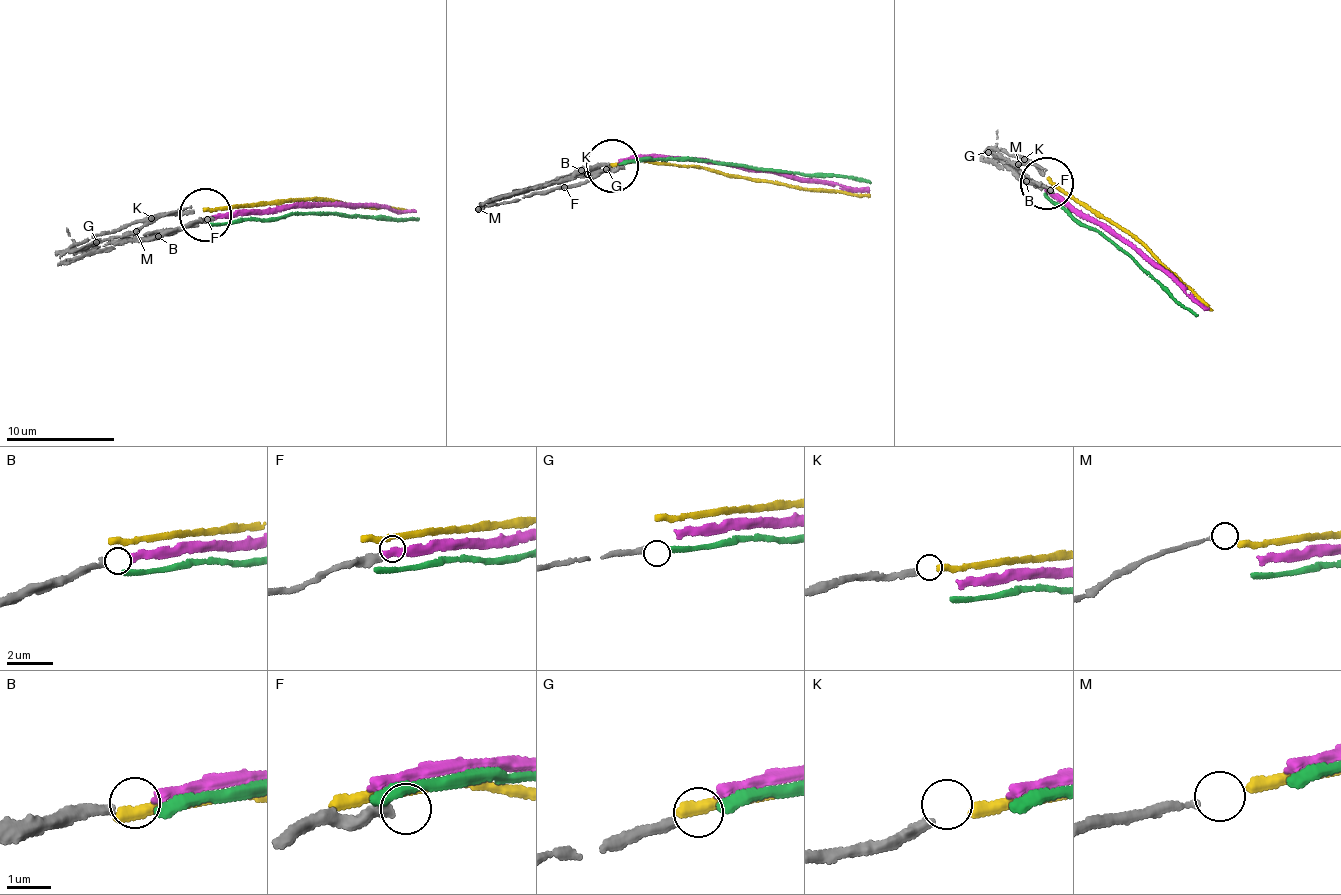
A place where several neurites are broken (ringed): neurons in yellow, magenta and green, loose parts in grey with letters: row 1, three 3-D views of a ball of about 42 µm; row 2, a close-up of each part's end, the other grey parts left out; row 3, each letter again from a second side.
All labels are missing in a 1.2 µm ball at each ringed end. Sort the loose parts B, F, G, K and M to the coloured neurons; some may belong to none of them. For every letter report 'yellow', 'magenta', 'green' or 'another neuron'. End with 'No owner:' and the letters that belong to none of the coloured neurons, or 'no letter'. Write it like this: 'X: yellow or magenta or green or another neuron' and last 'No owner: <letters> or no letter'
B: magenta
F: another neuron
G: green
K: yellow
M: another neuron
No owner: F, M

